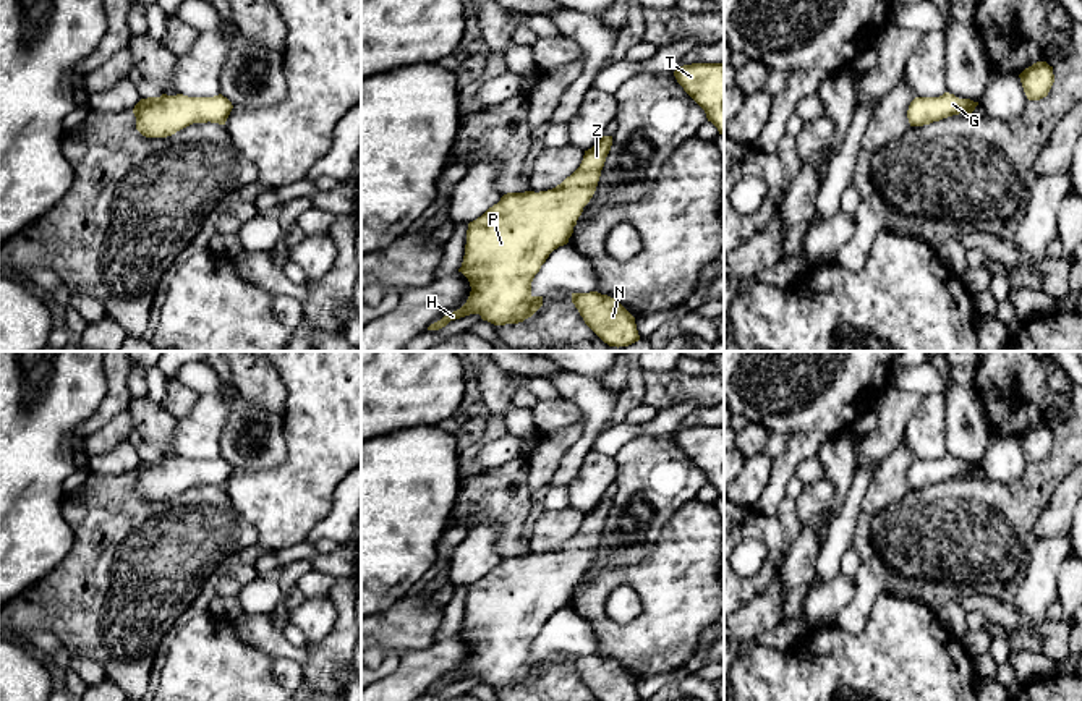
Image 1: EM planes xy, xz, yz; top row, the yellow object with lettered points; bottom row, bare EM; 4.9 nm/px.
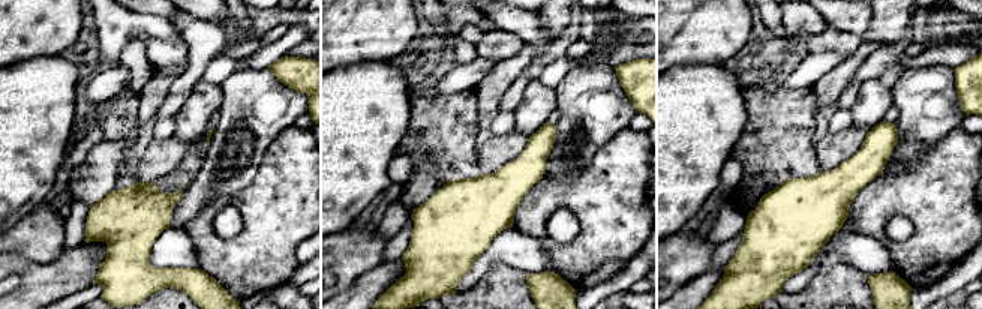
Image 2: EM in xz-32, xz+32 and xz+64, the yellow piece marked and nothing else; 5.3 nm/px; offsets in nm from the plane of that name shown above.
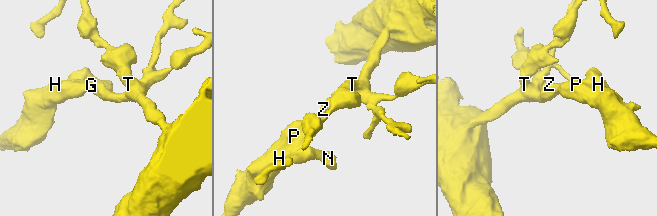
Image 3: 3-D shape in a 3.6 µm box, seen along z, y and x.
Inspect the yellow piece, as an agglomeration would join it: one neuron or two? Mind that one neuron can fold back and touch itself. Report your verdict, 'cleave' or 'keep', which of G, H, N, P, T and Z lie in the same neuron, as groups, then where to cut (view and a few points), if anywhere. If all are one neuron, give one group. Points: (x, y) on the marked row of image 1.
keep | G H N P T Z | no cut

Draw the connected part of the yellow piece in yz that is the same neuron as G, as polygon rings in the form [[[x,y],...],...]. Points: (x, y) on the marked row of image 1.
[[[949,92],[939,97],[915,97],[909,105],[907,118],[910,126],[923,126],[952,115],[972,113],[977,105],[978,102]]]

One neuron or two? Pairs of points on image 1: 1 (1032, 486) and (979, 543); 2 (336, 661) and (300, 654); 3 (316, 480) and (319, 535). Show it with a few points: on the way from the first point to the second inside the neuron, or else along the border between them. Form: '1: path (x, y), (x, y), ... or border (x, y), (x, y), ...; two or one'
1: path (1008, 497), (982, 497), (972, 507), (972, 518); one
2: border (305, 648), (306, 662), (303, 666); two
3: border (334, 488), (331, 512), (305, 539); two

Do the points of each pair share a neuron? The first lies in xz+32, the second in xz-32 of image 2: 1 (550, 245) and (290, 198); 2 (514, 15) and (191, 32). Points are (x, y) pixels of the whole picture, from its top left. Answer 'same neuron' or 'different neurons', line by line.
1: same neuron
2: same neuron

